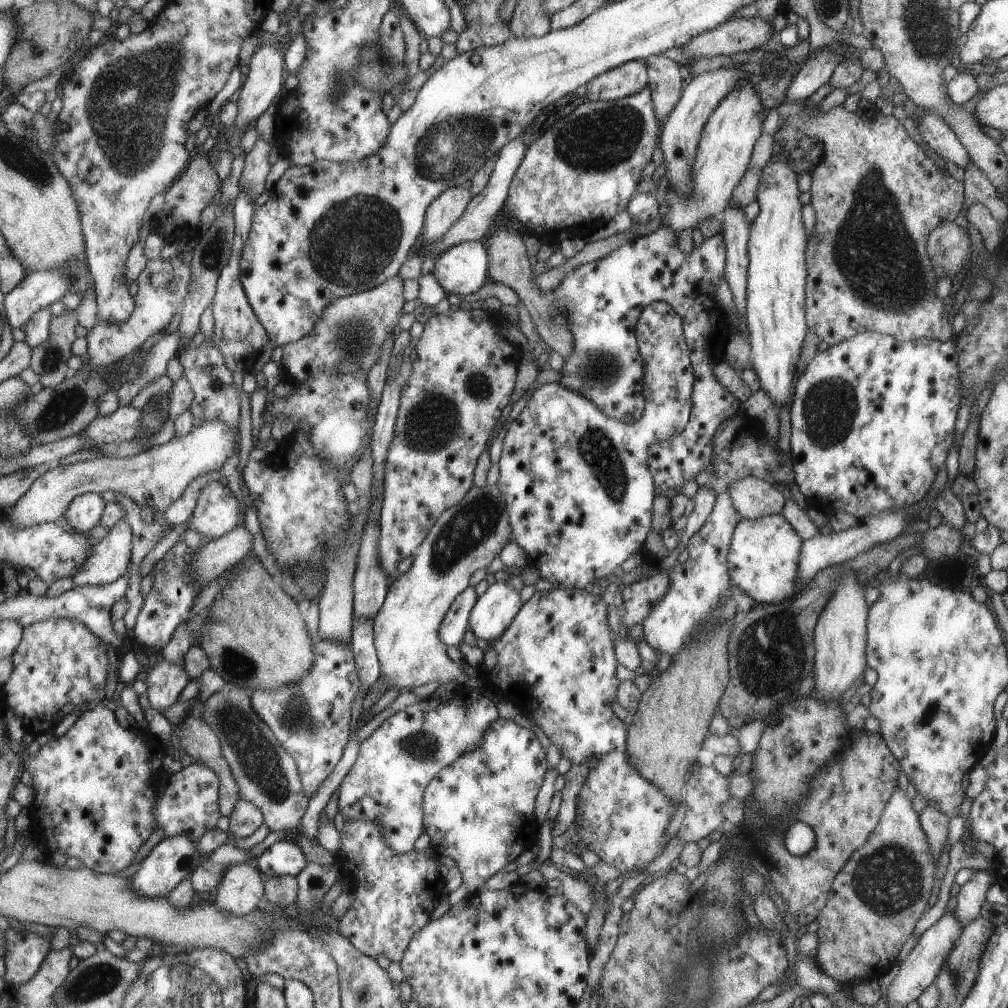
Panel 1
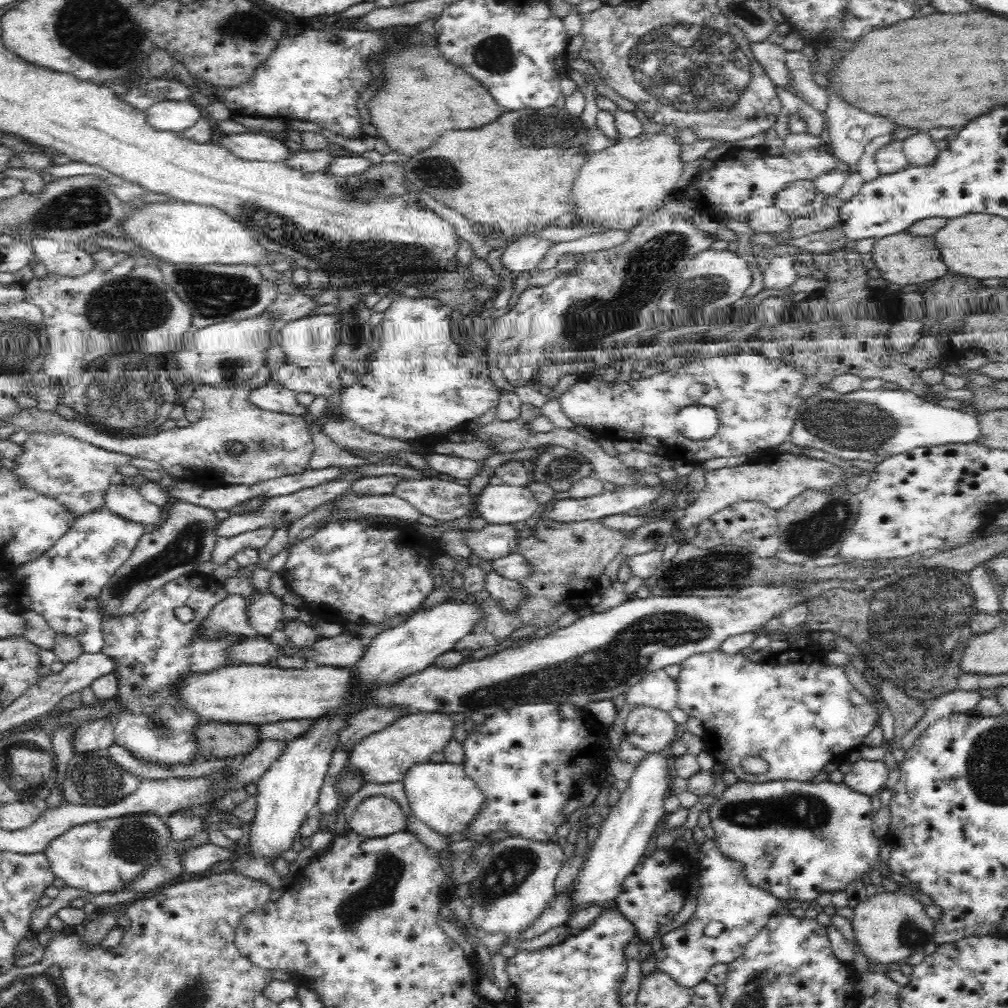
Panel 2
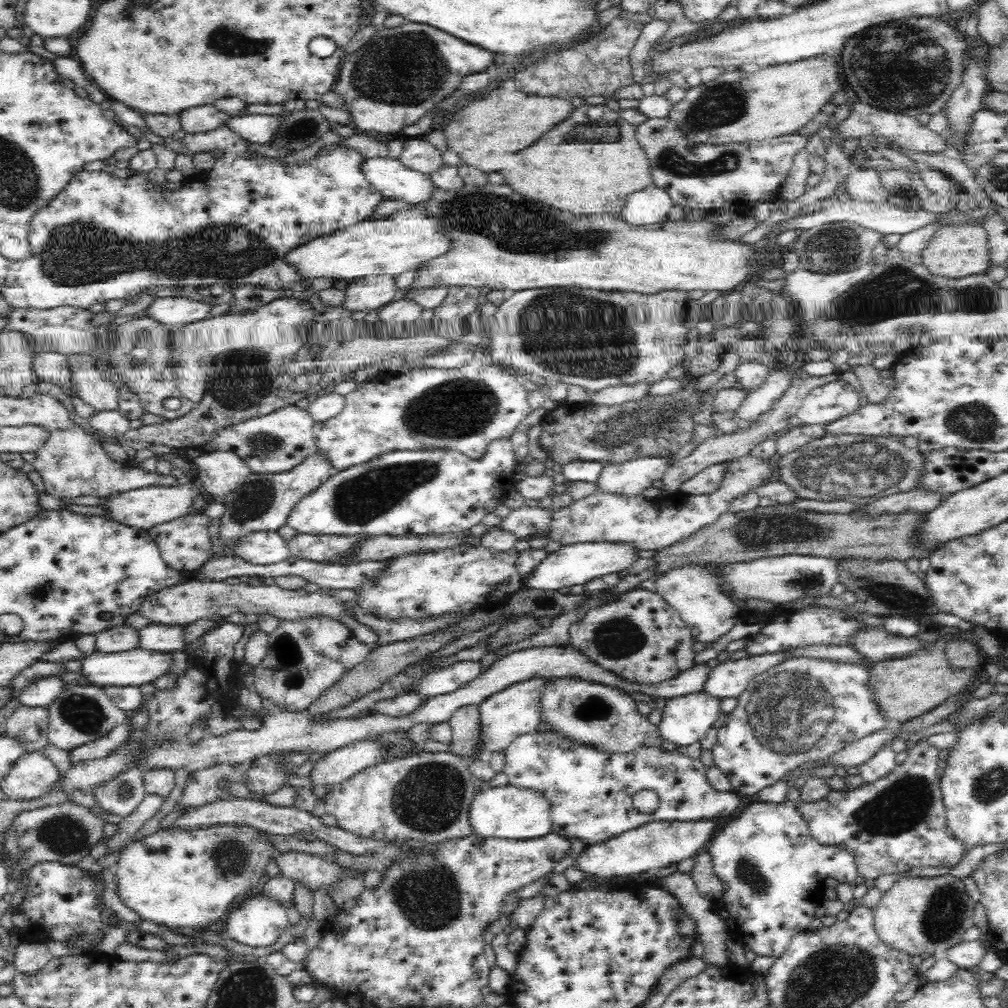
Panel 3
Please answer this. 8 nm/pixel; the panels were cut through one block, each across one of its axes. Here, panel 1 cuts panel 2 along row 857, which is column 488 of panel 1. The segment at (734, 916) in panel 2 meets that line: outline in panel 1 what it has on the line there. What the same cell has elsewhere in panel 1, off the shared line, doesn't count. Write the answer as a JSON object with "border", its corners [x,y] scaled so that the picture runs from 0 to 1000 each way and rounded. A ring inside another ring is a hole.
{"border":[[[456,683],[440,696],[430,690],[420,692],[385,710],[356,738],[354,752],[334,782],[334,802],[339,812],[342,814],[350,812],[374,813],[378,817],[378,833],[384,841],[394,847],[408,844],[416,827],[421,825],[419,792],[422,781],[438,762],[444,761],[455,750],[477,738],[481,724],[493,711],[491,699],[478,687],[464,683]]]}

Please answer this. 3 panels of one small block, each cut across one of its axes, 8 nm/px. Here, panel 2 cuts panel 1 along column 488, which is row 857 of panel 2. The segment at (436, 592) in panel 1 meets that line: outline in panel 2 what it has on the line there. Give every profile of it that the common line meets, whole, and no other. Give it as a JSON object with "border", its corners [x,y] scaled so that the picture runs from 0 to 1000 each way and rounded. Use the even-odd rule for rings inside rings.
{"border":[[[502,830],[488,838],[476,858],[474,869],[466,875],[466,890],[459,893],[465,901],[461,922],[468,920],[484,927],[499,926],[502,929],[513,928],[522,923],[550,890],[550,875],[559,855],[561,850],[558,840],[548,834],[539,836],[530,832]]]}

